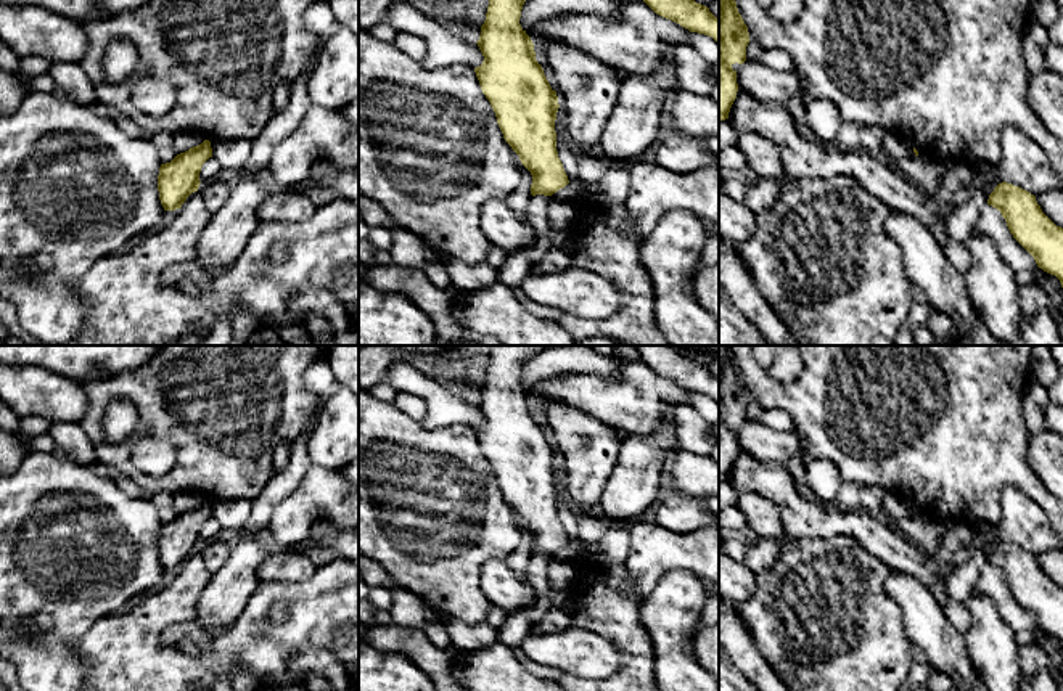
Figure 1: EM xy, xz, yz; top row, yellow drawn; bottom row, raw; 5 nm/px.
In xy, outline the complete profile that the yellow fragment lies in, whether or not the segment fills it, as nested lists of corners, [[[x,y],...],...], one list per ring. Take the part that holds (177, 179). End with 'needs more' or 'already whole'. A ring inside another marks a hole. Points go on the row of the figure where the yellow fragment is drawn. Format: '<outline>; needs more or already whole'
[[[211,141],[177,154],[170,162],[161,164],[158,191],[164,211],[180,209],[187,198],[199,188],[203,164],[212,157]]]; already whole

